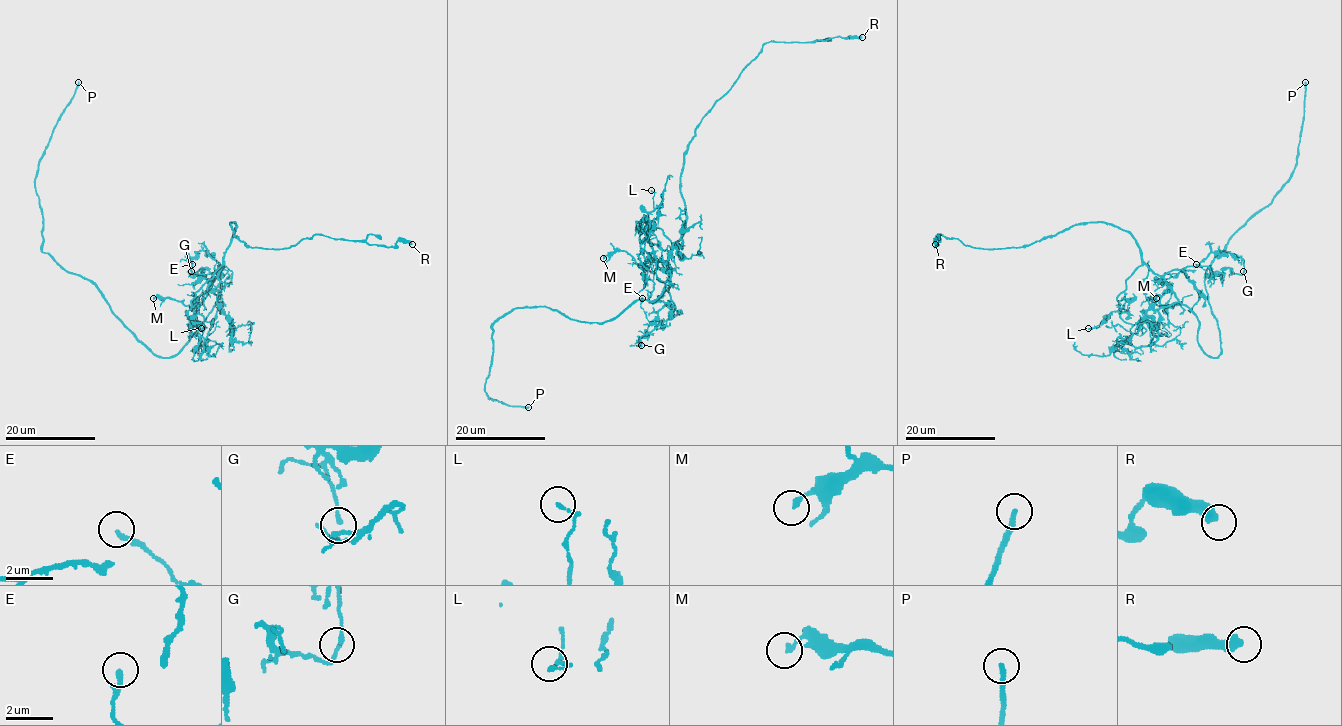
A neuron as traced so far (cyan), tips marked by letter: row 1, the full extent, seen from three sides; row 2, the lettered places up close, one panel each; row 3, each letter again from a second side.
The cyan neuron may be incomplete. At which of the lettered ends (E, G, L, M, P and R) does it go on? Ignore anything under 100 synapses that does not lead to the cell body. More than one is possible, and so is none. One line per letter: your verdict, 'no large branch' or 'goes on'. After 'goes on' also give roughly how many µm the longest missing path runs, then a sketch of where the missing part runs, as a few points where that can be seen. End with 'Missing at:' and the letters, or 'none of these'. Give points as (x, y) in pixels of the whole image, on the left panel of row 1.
E: no large branch
G: no large branch
L: no large branch
M: no large branch
P: goes on; about 15 µm are missing; missing branch runs (78, 82), (88, 40), (88, 30), (82, 19)
R: no large branch
Missing at: P

